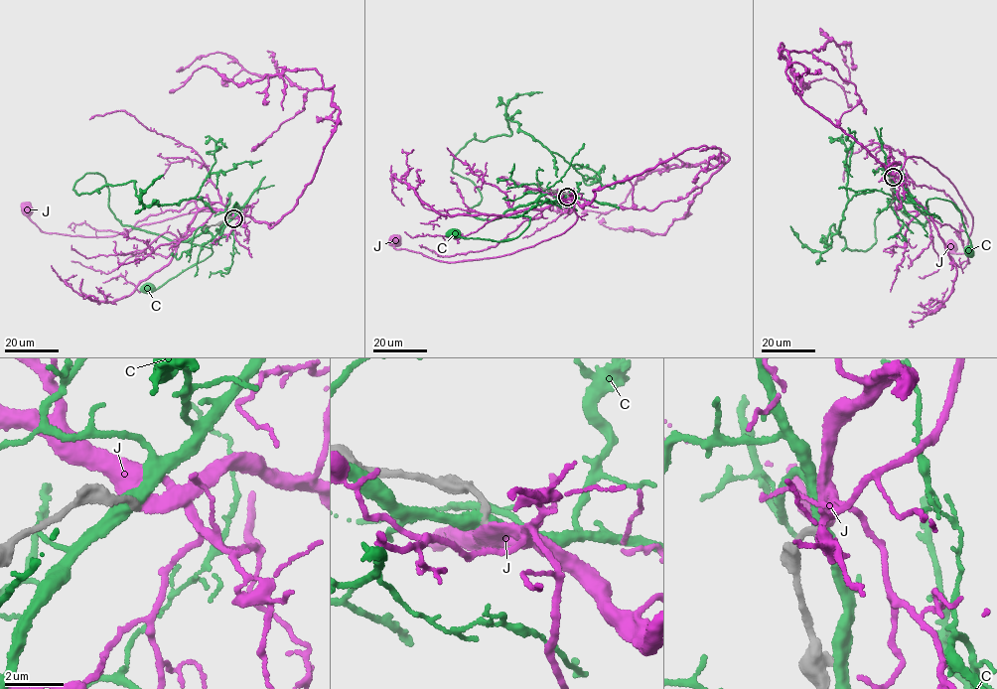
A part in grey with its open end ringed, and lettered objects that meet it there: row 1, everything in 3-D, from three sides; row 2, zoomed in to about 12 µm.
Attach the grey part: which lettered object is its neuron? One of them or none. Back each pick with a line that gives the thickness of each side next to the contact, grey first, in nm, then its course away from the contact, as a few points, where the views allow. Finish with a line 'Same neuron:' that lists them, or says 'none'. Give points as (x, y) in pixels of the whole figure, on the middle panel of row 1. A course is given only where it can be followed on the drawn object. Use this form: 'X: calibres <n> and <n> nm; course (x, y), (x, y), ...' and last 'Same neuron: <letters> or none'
Same neuron: none

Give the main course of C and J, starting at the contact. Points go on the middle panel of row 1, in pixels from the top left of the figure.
C: (568, 196), (551, 192), (539, 202), (505, 210), (506, 216), (530, 217), (515, 237), (500, 242), (454, 233)
J: (567, 197), (572, 198), (577, 215), (563, 232), (491, 258), (449, 263), (397, 249), (395, 241)

